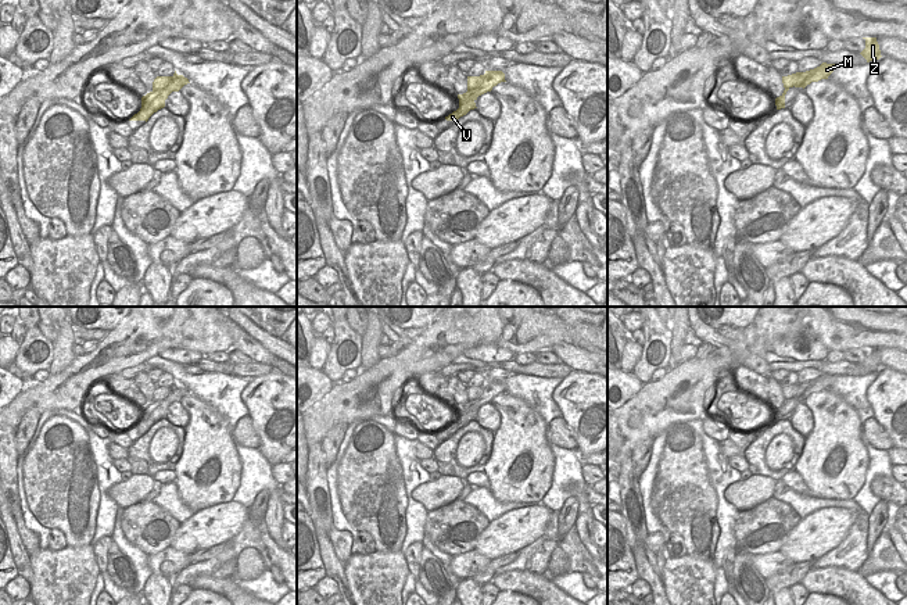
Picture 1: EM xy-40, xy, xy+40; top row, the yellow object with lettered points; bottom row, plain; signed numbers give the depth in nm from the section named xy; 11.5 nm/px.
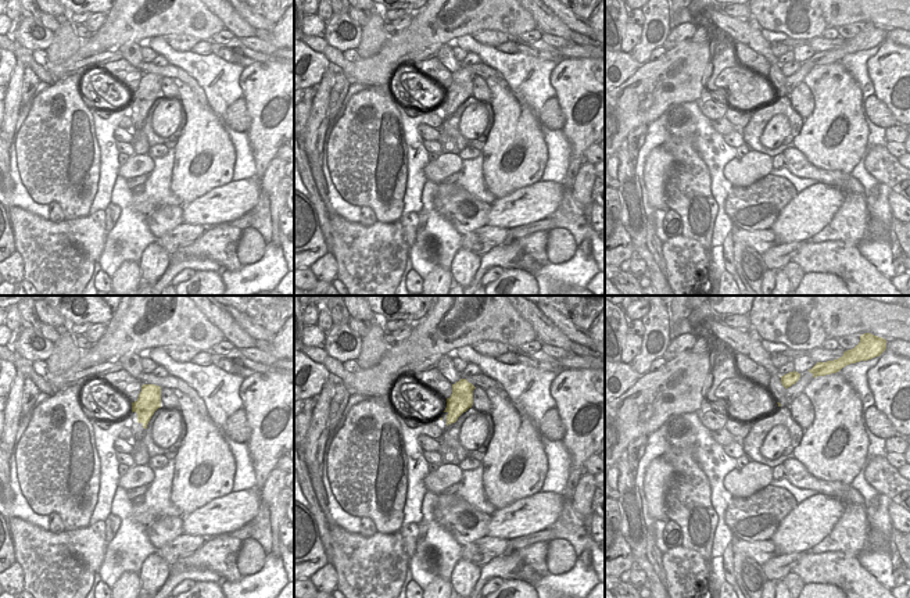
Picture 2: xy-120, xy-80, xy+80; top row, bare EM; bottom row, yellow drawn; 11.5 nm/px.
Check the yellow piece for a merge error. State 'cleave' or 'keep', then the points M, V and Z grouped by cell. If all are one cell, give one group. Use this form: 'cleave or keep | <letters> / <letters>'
cleave | M Z / V

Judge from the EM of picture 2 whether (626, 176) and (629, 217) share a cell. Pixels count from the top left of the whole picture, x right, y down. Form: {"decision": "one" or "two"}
{"decision": "one"}

